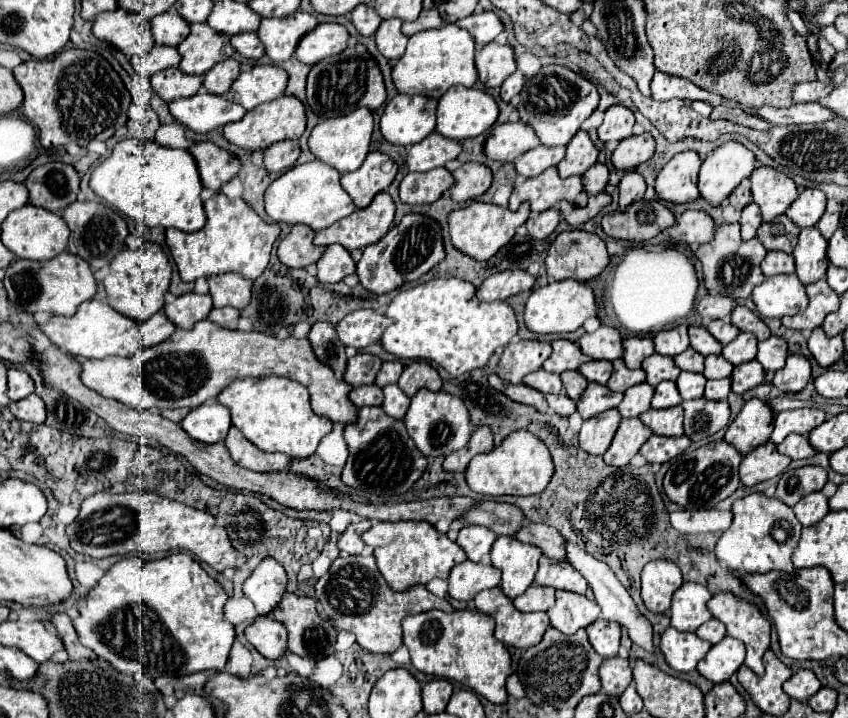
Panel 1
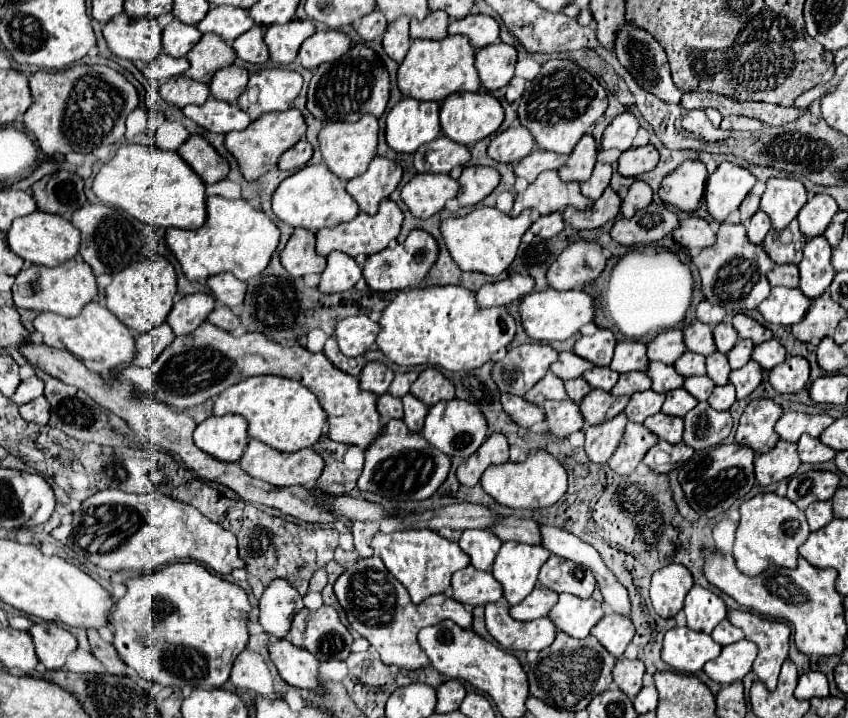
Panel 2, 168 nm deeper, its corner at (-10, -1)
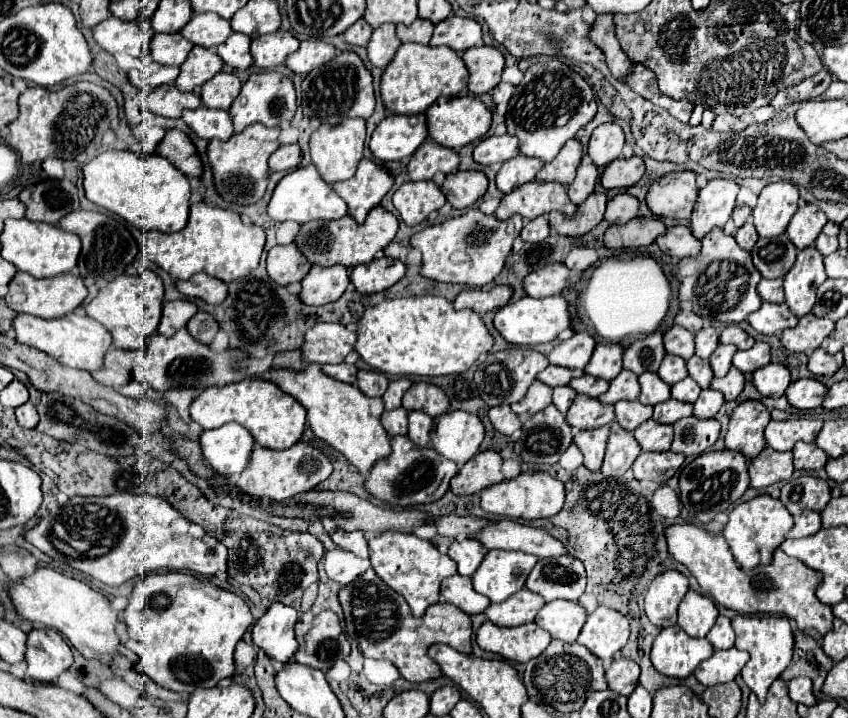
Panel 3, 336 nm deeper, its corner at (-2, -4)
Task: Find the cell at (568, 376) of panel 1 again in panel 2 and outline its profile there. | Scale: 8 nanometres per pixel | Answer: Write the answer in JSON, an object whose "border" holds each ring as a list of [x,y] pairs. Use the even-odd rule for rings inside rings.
{"border":[[[579,377],[579,379],[567,381],[567,383],[565,383],[565,391],[567,391],[567,395],[569,395],[571,401],[579,403],[579,401],[591,391],[591,387],[589,387],[589,383],[585,383],[583,377]]]}

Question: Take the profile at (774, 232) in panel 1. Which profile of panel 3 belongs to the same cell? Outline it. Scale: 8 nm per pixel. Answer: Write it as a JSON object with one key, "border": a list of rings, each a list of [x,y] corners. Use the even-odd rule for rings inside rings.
{"border":[[[781,234],[777,238],[759,238],[751,256],[763,278],[783,278],[795,262],[797,248],[785,234]]]}

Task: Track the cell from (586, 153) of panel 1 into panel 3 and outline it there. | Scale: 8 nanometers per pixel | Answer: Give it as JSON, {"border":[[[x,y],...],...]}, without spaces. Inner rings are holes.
{"border":[[[571,138],[569,142],[565,142],[565,146],[561,148],[559,156],[551,162],[547,162],[535,180],[539,182],[561,182],[563,186],[569,186],[575,178],[575,170],[577,166],[581,164],[581,158],[583,158],[583,146],[577,138]]]}

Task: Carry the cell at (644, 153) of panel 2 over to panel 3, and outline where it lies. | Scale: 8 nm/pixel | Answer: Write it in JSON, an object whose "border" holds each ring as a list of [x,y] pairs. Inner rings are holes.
{"border":[[[639,156],[617,158],[605,166],[601,174],[601,184],[605,188],[629,188],[641,180],[645,174],[645,164]]]}

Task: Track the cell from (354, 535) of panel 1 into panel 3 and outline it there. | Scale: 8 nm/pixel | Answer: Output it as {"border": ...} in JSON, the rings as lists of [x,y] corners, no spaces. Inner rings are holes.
{"border":[[[337,528],[331,538],[333,538],[333,542],[335,542],[339,548],[349,550],[349,552],[353,552],[353,554],[359,556],[359,558],[369,558],[367,540],[365,540],[365,536],[363,536],[361,530],[357,530],[357,532],[345,532],[345,530],[339,530],[339,528]]]}

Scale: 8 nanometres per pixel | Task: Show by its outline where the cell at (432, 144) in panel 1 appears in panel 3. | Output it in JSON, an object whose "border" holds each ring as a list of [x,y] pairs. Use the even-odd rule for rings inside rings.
{"border":[[[425,142],[419,146],[409,164],[407,164],[407,174],[411,180],[431,180],[437,172],[451,174],[457,172],[459,166],[459,154],[451,148],[443,148],[435,142]]]}

